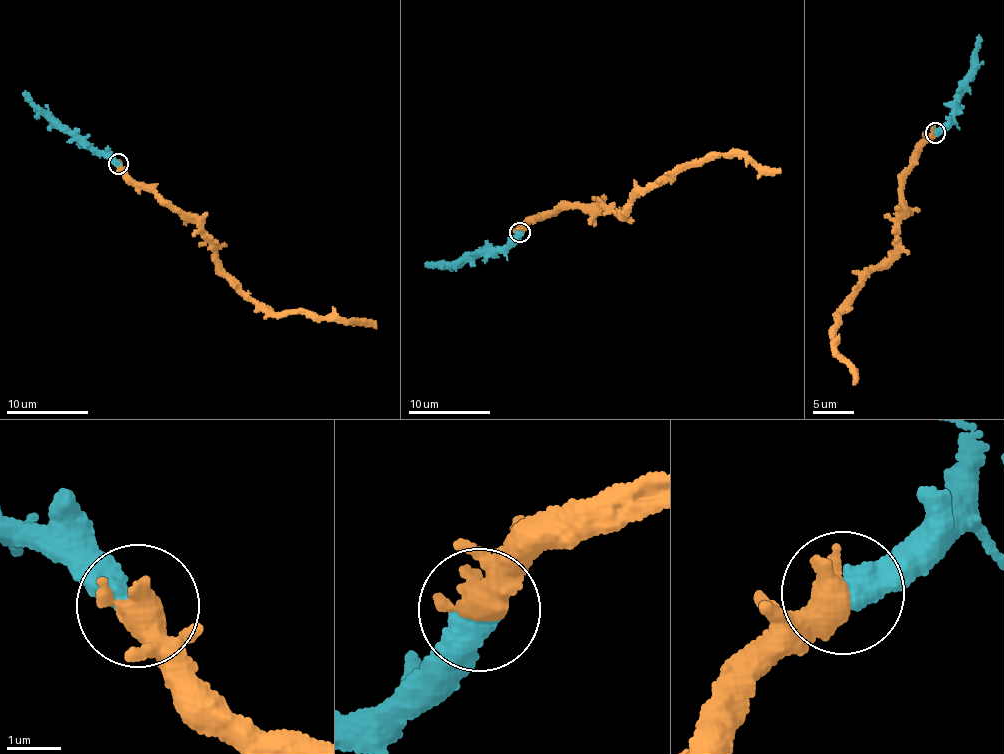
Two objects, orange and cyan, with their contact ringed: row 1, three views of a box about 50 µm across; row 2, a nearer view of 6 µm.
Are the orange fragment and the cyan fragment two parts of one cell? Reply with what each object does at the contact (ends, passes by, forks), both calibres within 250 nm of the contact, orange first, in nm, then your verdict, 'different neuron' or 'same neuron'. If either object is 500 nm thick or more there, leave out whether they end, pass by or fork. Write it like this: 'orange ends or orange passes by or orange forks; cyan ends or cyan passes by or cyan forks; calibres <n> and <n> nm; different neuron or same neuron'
calibres 600 and 500 nm; same neuron

